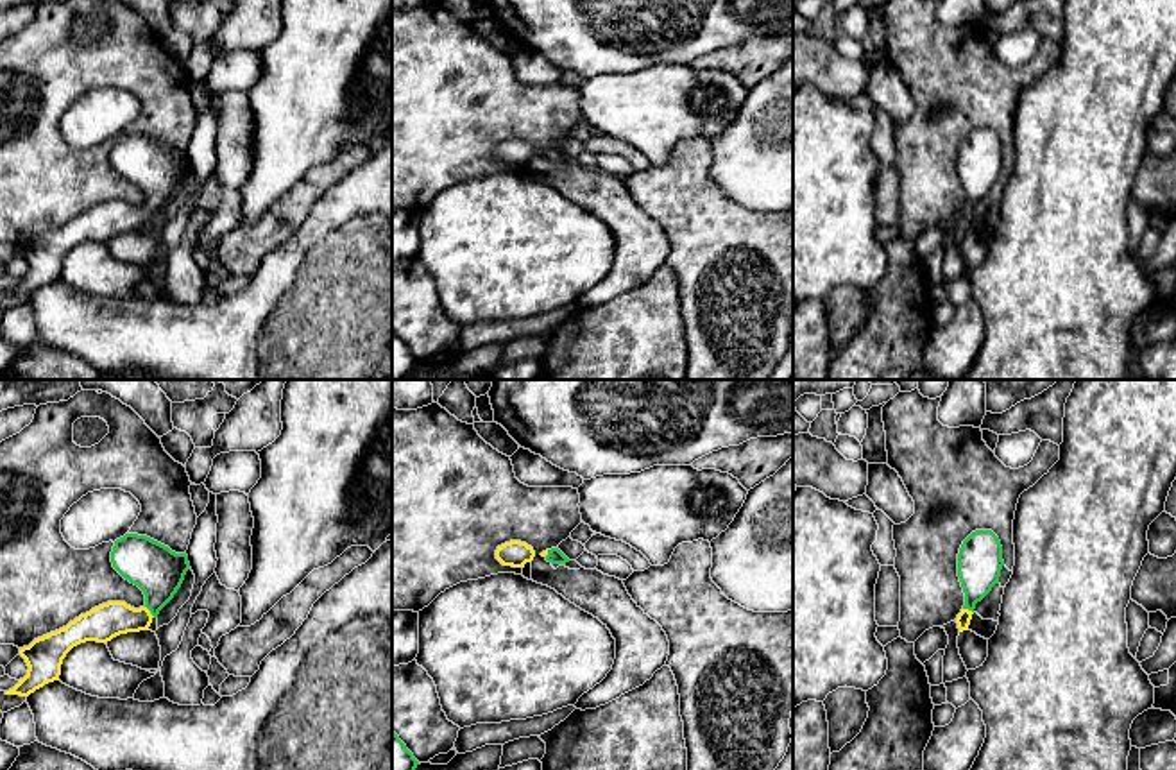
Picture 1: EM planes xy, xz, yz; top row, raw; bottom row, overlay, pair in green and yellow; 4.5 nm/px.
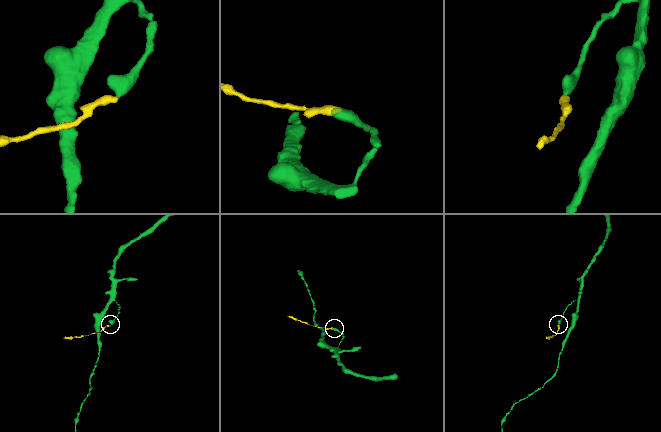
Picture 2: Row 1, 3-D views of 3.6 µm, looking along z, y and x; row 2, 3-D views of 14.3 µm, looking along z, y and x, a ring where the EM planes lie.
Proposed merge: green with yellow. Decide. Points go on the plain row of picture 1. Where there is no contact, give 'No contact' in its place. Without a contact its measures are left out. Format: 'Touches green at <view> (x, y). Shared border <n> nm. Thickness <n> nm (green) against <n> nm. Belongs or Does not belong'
Touches green at xy (149, 208). Shared border 70 nm. Thickness 220 nm (green) against 160 nm. Belongs

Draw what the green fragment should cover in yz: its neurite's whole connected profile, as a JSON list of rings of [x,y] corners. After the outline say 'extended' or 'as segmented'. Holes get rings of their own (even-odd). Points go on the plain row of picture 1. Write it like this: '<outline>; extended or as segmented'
[[[976,129],[958,152],[958,175],[965,192],[965,204],[956,217],[959,231],[968,229],[976,202],[999,183],[1002,145],[992,129]]]; extended

